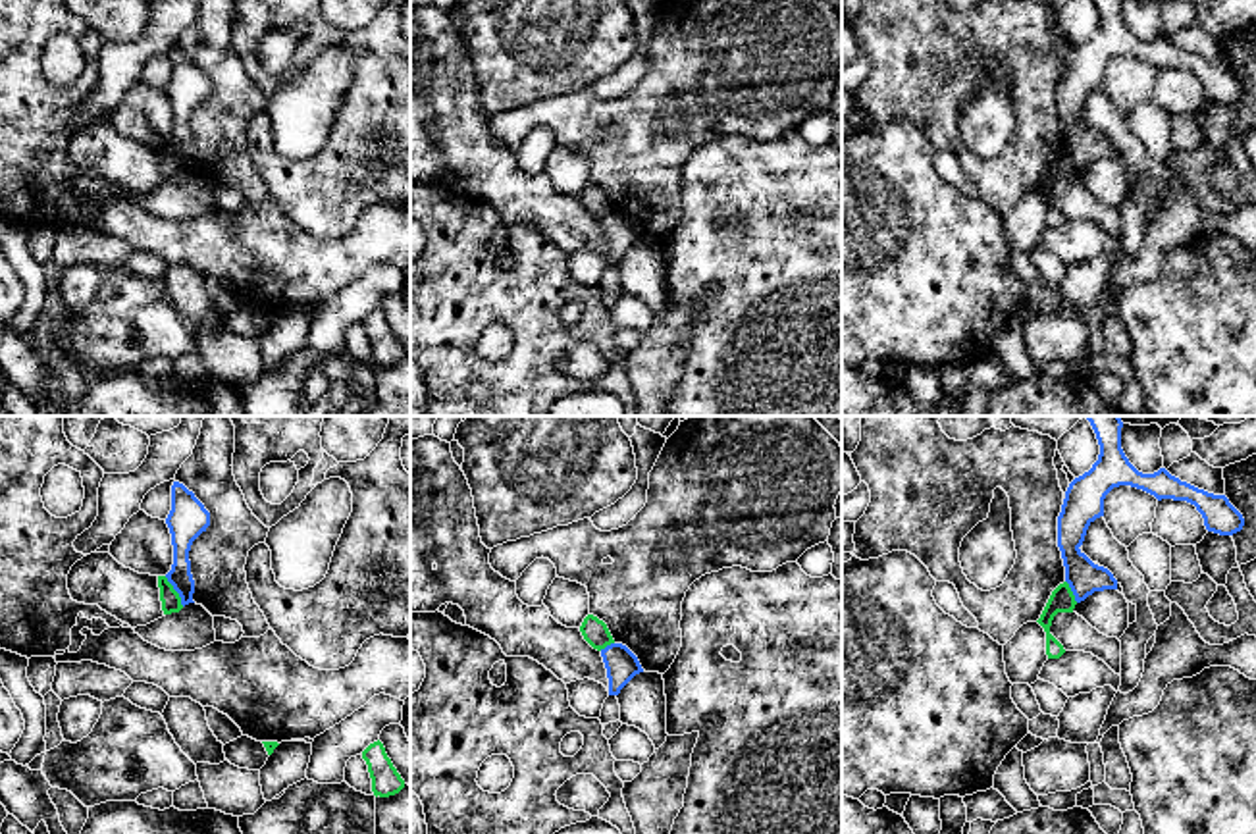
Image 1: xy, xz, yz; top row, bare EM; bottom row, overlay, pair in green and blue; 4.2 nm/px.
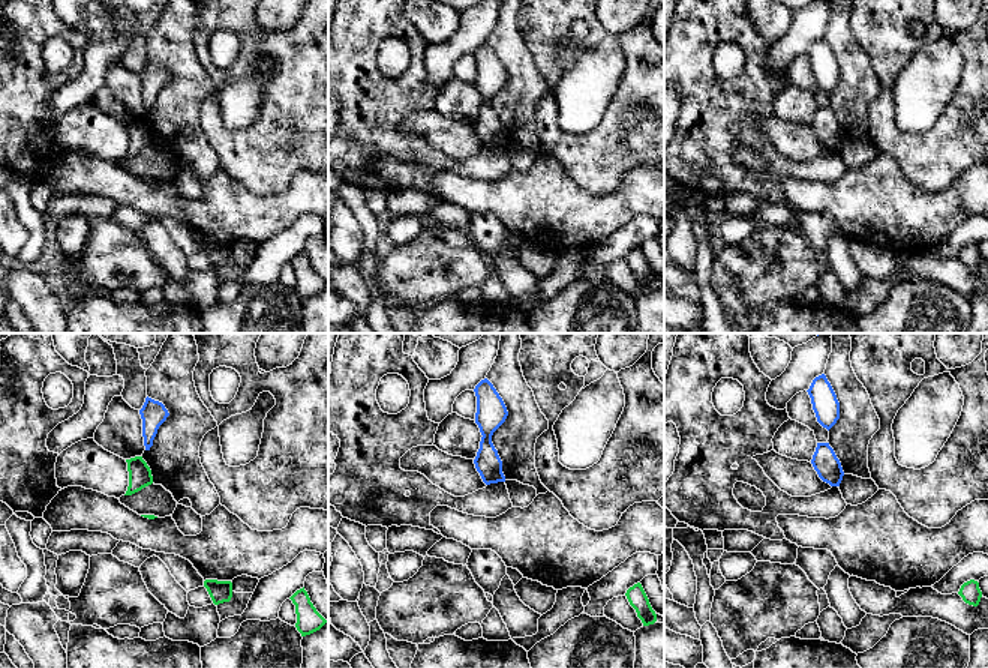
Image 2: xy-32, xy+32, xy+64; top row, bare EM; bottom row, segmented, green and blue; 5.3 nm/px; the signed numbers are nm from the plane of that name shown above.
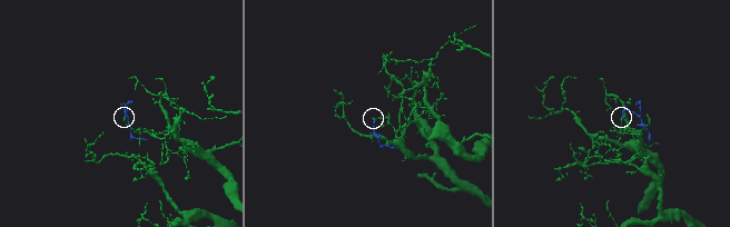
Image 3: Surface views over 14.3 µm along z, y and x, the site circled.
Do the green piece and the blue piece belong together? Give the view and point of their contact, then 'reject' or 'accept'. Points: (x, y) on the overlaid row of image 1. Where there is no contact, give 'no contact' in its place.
xy (176, 592) | reject

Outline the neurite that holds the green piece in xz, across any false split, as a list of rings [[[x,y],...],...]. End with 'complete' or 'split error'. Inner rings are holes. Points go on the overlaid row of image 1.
[[[588,614],[580,626],[584,639],[597,651],[615,643],[607,624],[593,614]]] | complete

